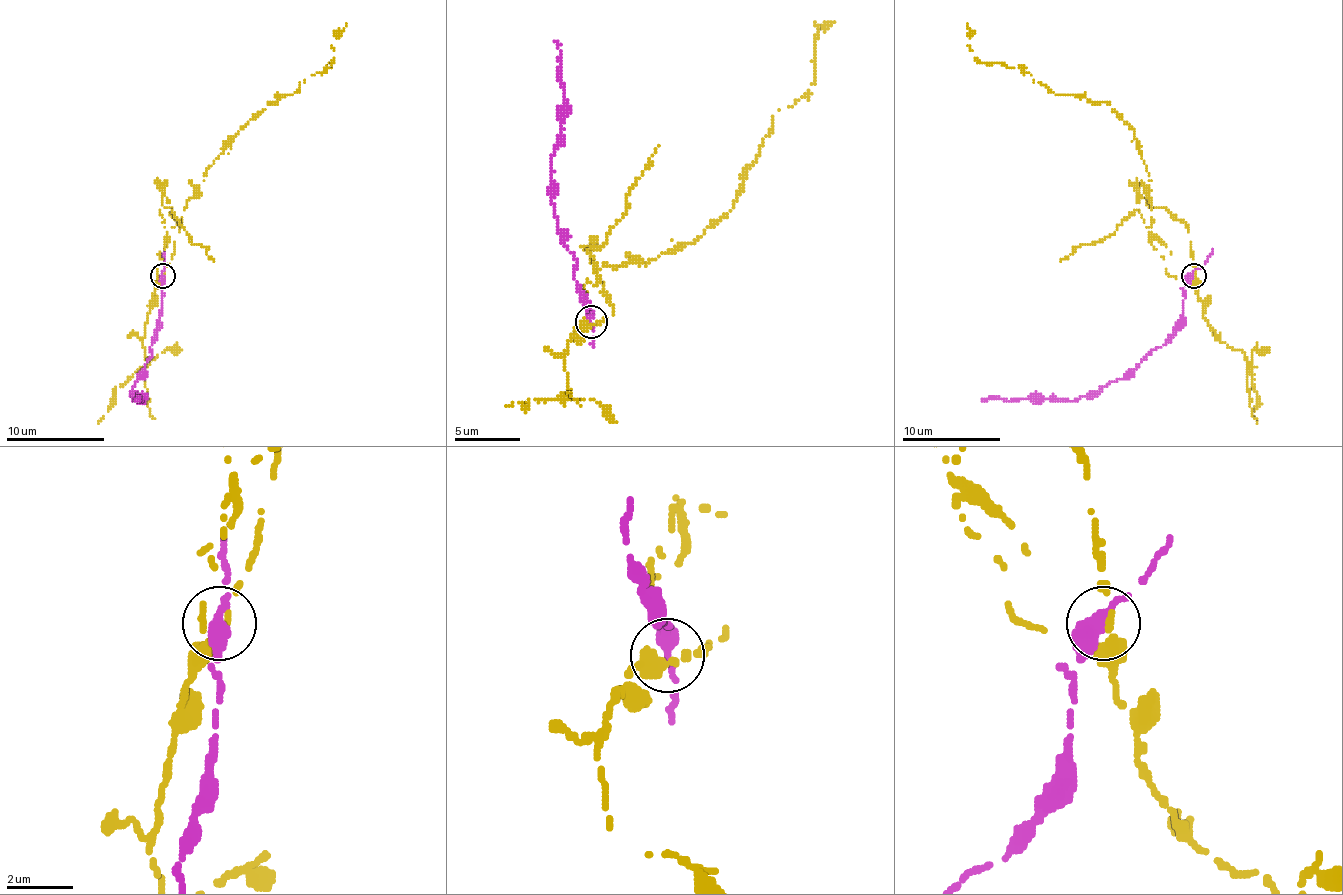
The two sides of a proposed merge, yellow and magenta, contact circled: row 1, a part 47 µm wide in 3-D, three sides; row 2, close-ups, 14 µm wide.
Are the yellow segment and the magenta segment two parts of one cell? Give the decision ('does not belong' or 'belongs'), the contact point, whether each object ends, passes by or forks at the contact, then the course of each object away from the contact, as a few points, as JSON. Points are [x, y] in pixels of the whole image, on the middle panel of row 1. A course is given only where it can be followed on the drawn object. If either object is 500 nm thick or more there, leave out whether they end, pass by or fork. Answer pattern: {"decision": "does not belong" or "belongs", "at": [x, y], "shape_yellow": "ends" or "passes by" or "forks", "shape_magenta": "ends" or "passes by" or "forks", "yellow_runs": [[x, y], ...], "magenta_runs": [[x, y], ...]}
{"decision": "does not belong", "at": [591, 322], "yellow_runs": [[593, 324], [613, 314], [587, 249], [645, 262], [733, 207], [772, 116], [814, 80], [814, 25], [834, 22]], "magenta_runs": [[590, 321], [587, 301], [574, 279], [577, 259], [557, 227], [551, 162], [564, 103], [561, 51], [554, 41]]}

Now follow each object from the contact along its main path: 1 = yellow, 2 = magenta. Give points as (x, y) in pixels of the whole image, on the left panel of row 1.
1: (164, 276), (179, 227), (162, 197), (167, 232), (238, 131), (270, 102), (331, 67), (331, 45), (346, 23)
2: (162, 276), (159, 330), (149, 347), (152, 357), (137, 379), (132, 401), (142, 399), (135, 401)

